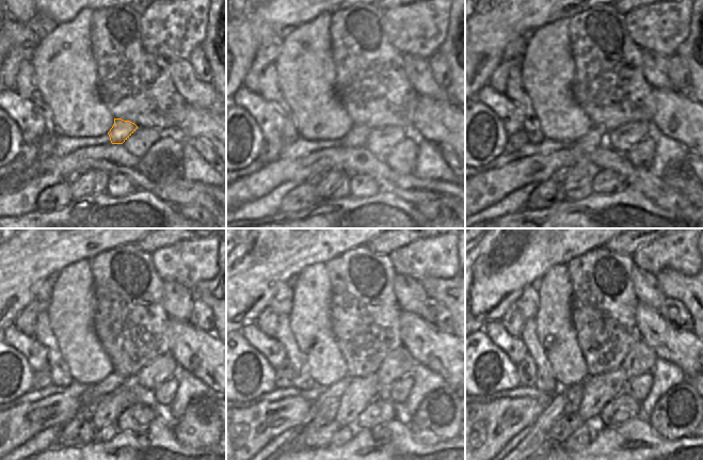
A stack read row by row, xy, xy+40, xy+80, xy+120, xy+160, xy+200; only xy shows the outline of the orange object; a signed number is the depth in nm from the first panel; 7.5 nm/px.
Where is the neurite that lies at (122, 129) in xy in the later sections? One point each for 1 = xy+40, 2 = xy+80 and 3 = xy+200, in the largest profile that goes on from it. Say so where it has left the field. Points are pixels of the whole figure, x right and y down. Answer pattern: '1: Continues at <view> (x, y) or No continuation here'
1: Continues at xy+40 (356, 137)
2: Continues at xy+80 (596, 137)
3: Continues at xy+200 (537, 440)

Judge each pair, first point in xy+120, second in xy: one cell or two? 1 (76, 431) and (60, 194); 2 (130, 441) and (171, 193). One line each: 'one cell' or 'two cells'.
1: one cell
2: two cells

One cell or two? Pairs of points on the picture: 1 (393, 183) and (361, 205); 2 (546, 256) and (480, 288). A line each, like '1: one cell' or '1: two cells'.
1: two cells
2: one cell

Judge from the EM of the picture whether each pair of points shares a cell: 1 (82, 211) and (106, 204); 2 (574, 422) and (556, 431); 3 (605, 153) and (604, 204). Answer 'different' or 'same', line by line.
1: same
2: same
3: different

